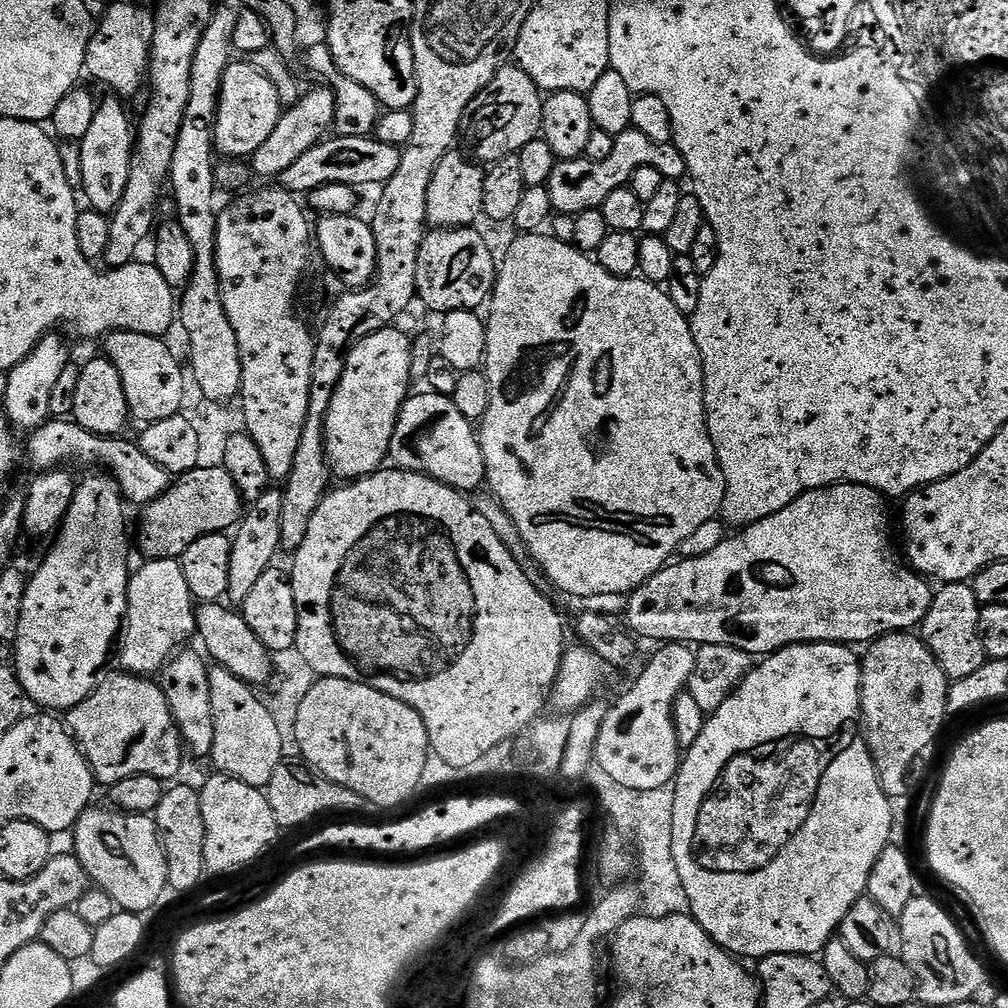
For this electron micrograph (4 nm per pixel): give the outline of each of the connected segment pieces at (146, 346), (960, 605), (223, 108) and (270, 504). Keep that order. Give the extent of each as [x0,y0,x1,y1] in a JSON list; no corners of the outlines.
[[103,331,186,426],[918,583,986,681],[214,59,282,161],[227,490,282,606]]

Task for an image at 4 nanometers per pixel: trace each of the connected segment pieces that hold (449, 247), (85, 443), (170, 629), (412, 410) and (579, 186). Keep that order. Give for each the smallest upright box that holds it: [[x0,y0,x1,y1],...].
[[416,227,498,314],[27,418,170,506],[118,559,197,678],[390,390,486,494],[546,127,688,216]]

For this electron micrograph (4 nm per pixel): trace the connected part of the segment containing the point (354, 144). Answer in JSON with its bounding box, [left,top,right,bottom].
[278,135,401,194]

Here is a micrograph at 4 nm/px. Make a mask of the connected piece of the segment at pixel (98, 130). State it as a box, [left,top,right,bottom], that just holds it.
[78,94,134,214]

